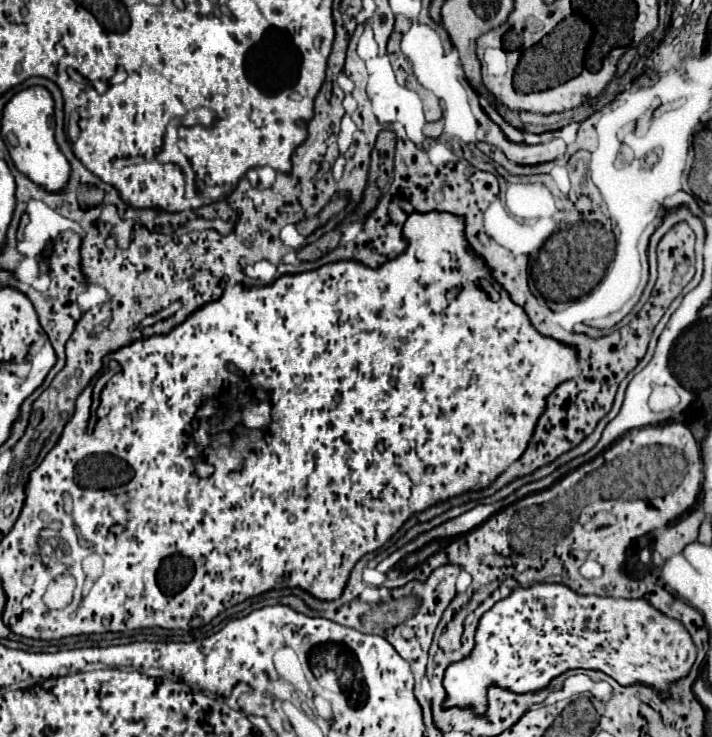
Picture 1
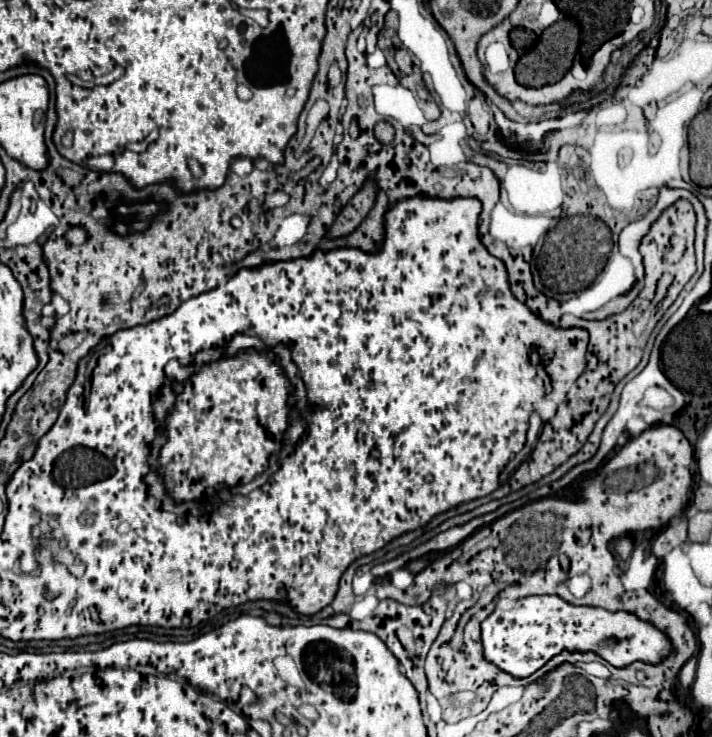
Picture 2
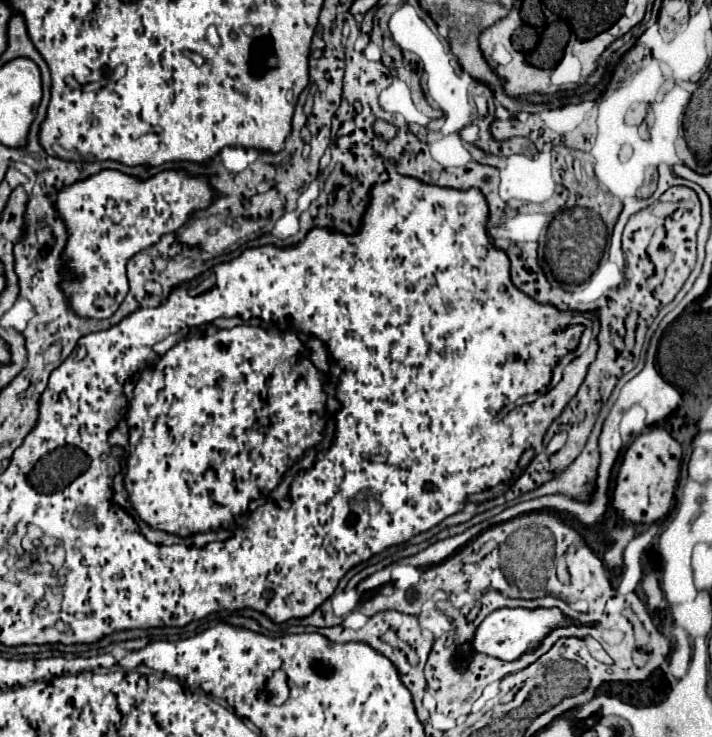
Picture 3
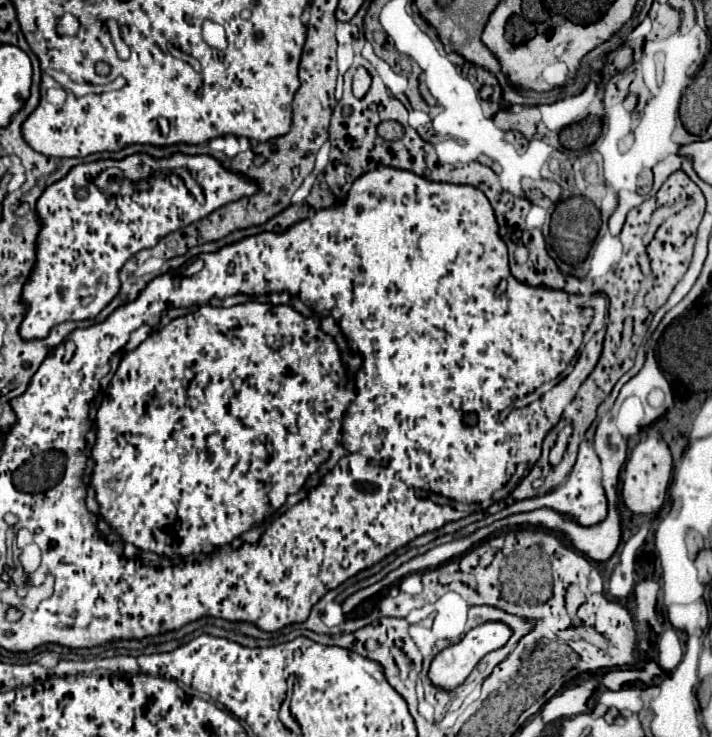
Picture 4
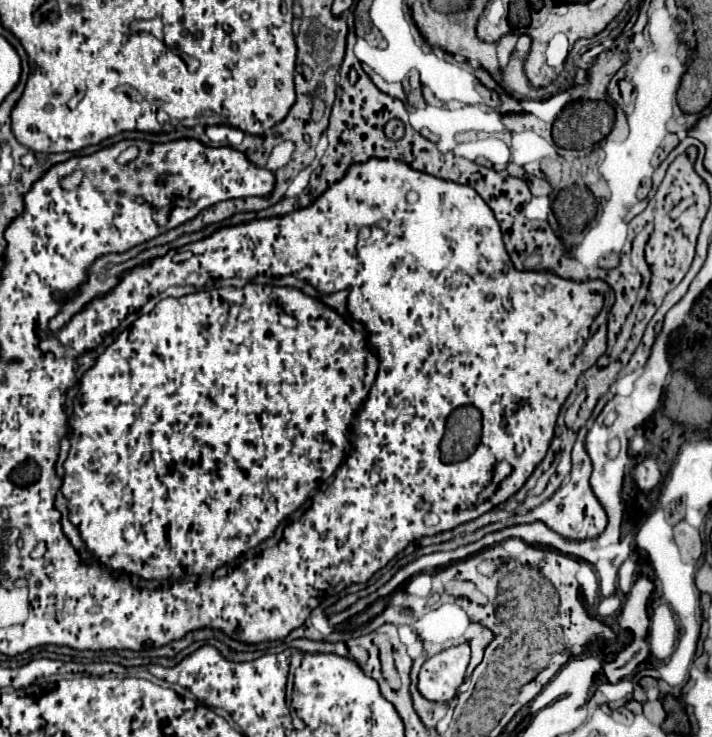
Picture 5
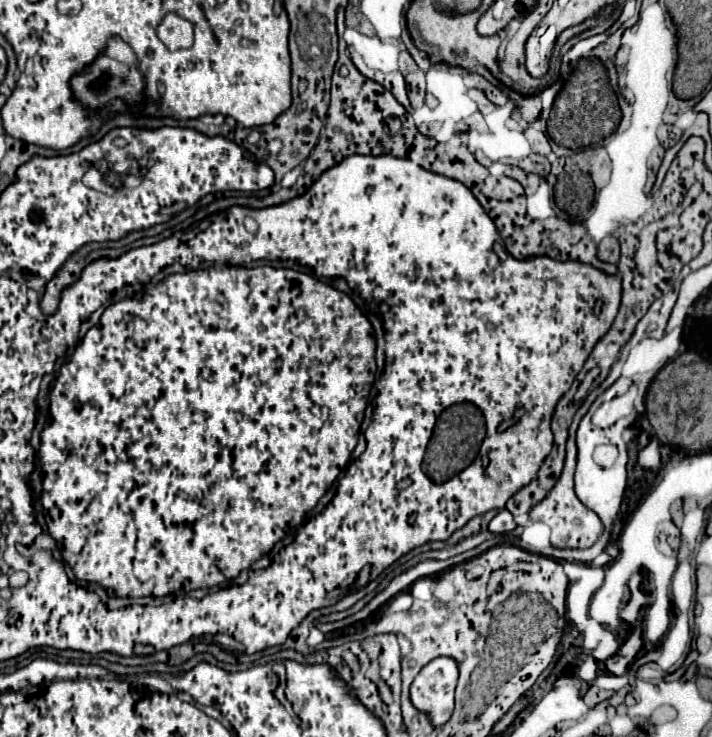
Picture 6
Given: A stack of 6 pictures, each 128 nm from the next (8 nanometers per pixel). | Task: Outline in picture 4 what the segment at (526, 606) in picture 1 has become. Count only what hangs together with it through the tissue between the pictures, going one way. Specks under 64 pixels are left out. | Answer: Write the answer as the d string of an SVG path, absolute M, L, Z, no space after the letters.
M500 622L480 624L480 626L472 628L460 642L444 648L444 650L432 660L430 670L428 670L428 678L432 680L432 684L436 684L436 688L448 688L448 690L452 690L452 688L460 686L460 684L468 678L468 674L472 672L472 668L478 664L478 660L480 660L484 654L488 654L488 652L504 646L508 638L510 638L510 630L508 630L504 624L500 624Z

